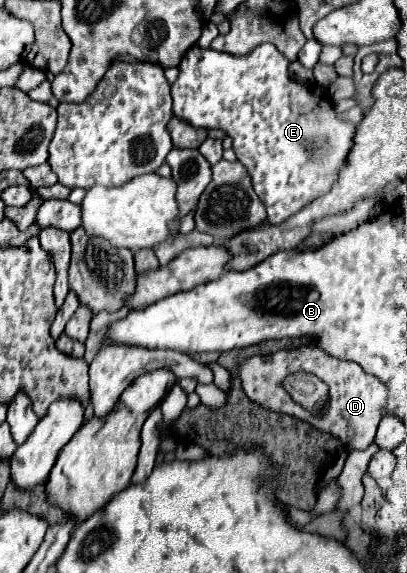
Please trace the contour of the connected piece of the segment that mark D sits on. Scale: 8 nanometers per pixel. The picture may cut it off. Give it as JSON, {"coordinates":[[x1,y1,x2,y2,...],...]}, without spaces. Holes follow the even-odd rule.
{"coordinates":[[300,346,292,350,278,350,268,356,250,356,238,367,236,375,241,380,244,394,254,402,272,412,290,414,302,422,308,422,312,428,320,432,328,432,340,440,346,450,366,450,376,434,378,422,384,416,388,388,376,378,366,374,356,362,336,360,324,354,318,346],[292,372,312,372,320,380,324,380,330,388,330,406,324,414,310,414,302,406,298,406,282,388,282,380]]}

